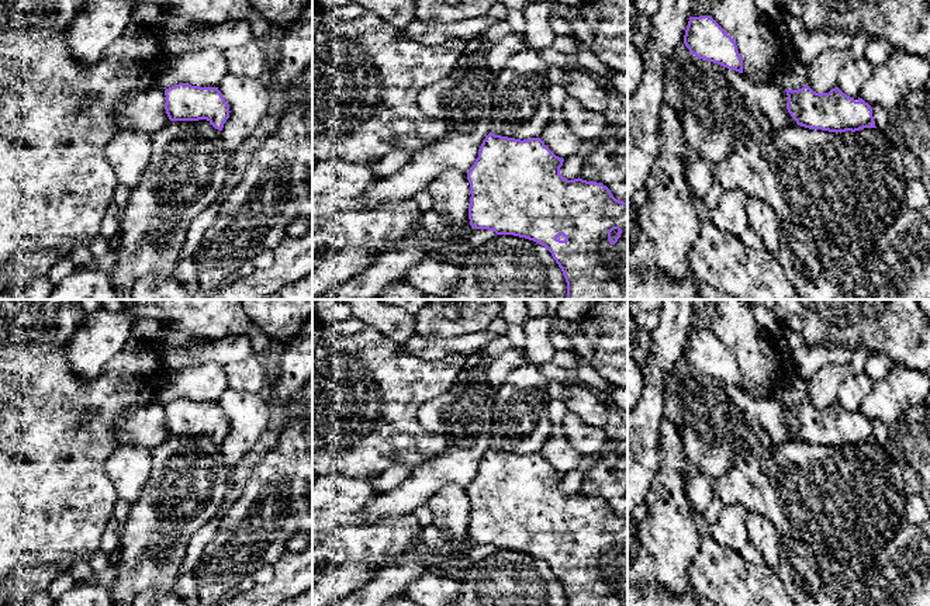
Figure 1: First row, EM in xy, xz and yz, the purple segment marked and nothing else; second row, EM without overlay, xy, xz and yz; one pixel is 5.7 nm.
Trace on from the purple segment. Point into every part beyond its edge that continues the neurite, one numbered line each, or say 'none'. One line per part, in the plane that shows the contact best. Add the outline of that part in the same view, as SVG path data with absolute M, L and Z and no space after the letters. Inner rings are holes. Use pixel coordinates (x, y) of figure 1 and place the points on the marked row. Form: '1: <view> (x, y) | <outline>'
none

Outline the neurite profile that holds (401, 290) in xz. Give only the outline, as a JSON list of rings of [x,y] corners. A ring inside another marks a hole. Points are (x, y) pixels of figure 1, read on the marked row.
[[[400,281],[383,288],[377,294],[378,299],[425,299],[425,295],[415,287]]]

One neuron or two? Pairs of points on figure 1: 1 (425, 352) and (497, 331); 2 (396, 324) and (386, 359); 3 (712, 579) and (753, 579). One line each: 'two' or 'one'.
1: one
2: two
3: one

